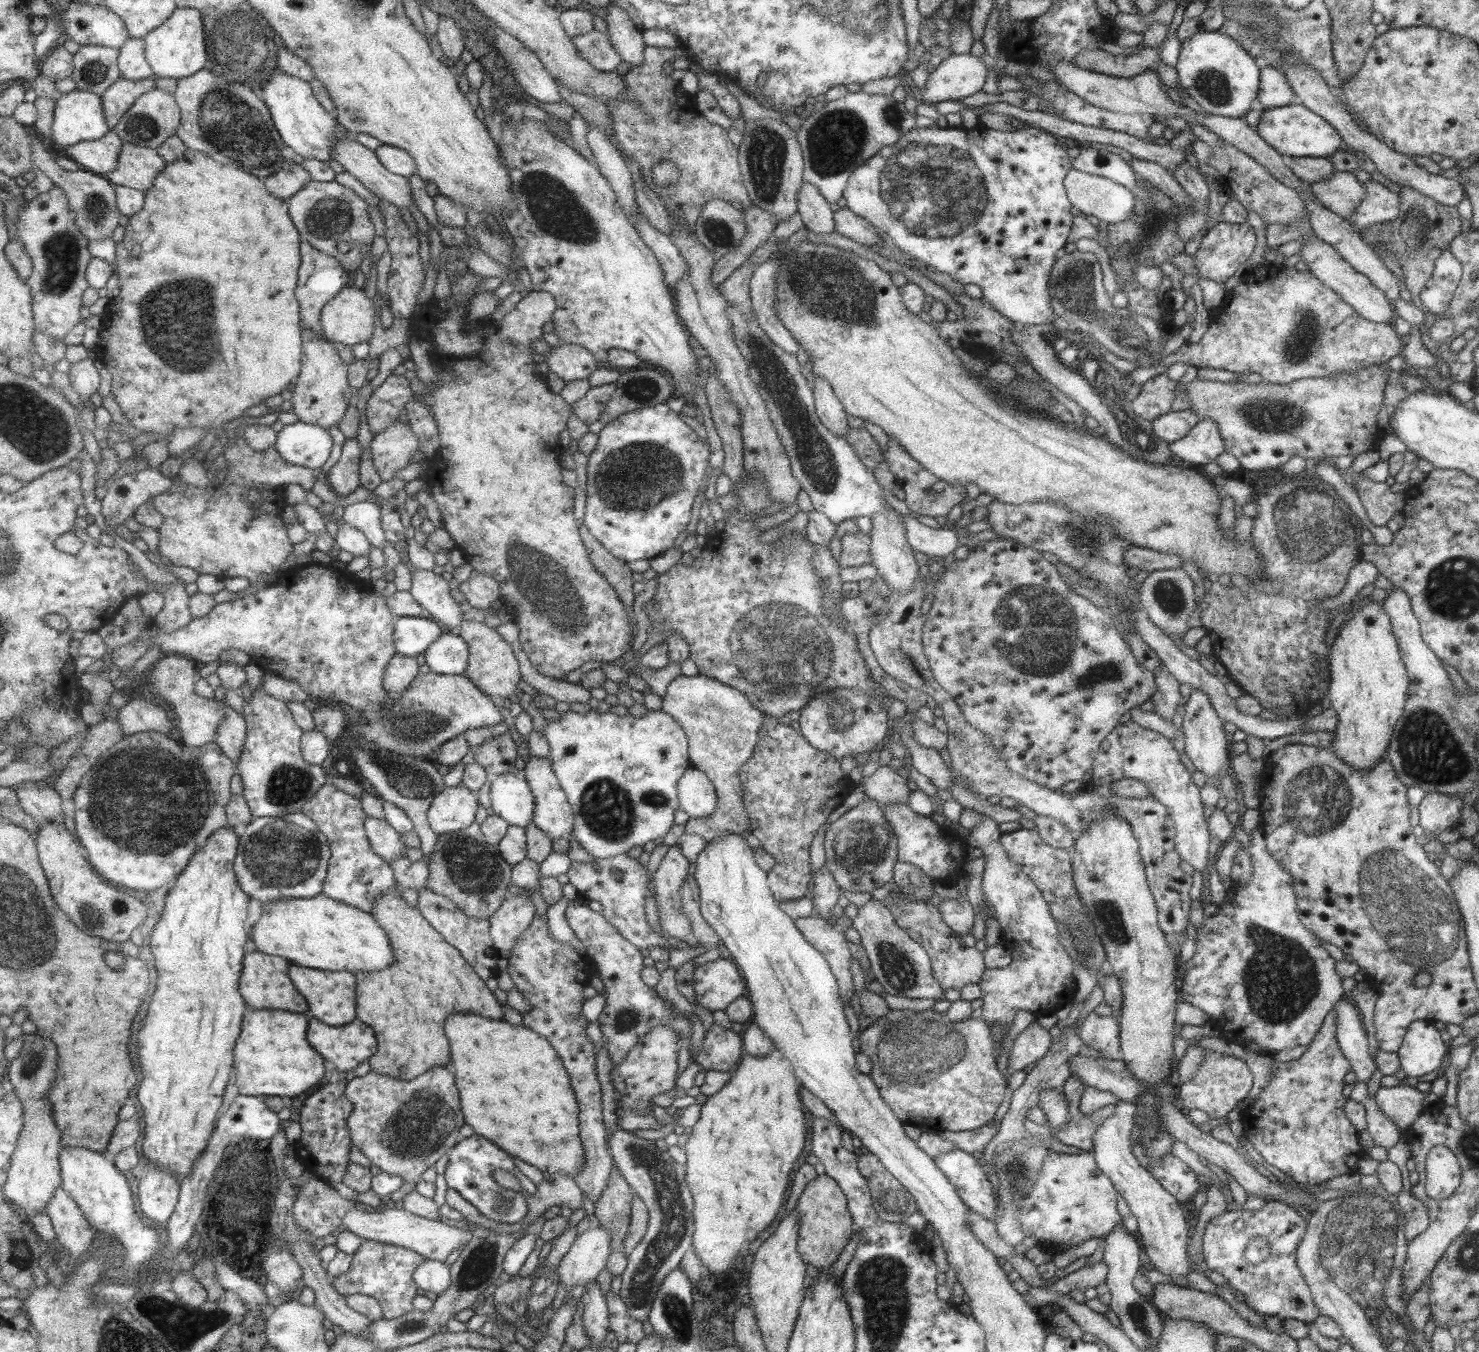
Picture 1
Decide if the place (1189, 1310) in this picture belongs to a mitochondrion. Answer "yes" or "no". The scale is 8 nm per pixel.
no

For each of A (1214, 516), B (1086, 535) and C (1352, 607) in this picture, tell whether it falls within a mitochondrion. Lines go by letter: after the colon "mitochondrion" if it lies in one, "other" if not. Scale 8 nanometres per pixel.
A: other
B: mitochondrion
C: other

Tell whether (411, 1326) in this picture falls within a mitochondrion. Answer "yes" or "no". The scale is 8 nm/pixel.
yes

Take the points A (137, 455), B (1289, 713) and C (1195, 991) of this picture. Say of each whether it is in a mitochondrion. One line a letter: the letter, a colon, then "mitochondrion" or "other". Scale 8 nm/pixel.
A: other
B: other
C: other

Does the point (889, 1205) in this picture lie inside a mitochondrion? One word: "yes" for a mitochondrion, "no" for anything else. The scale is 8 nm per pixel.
yes

